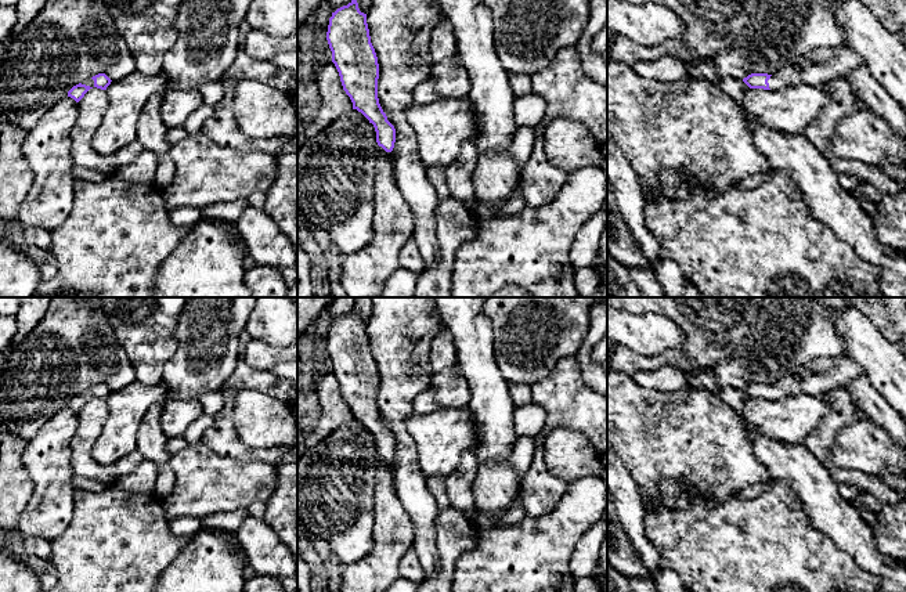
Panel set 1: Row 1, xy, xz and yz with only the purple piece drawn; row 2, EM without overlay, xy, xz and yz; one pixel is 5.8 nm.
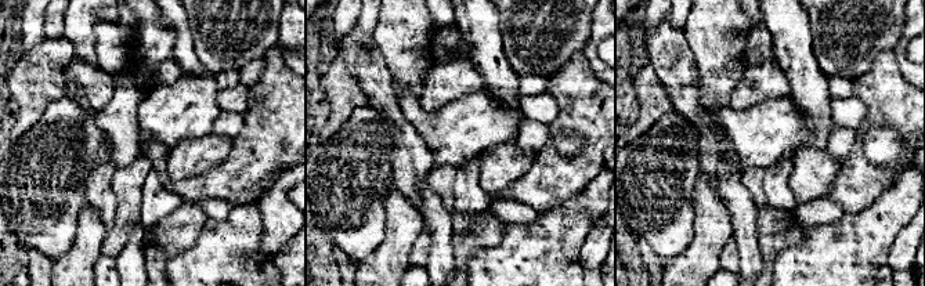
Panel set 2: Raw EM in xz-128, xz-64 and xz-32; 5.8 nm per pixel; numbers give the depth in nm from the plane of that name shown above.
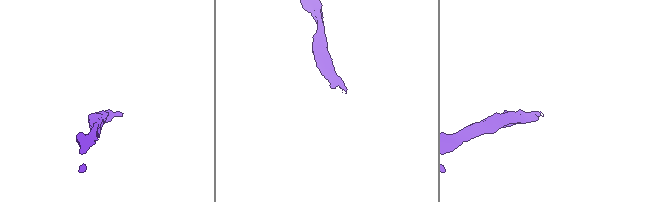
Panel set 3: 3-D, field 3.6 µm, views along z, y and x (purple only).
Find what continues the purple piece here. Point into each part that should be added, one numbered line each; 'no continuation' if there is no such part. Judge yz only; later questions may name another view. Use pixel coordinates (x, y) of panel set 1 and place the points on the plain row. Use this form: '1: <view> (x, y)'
1: yz (820, 375)

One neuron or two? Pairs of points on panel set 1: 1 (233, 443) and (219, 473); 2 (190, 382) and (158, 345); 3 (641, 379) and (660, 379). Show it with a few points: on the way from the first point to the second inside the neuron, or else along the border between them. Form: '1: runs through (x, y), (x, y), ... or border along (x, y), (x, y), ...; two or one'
1: border along (201, 440), (223, 455), (257, 461); two
2: border along (176, 327), (176, 352), (165, 364), (161, 381); two
3: runs through (645, 379), (656, 379); one

